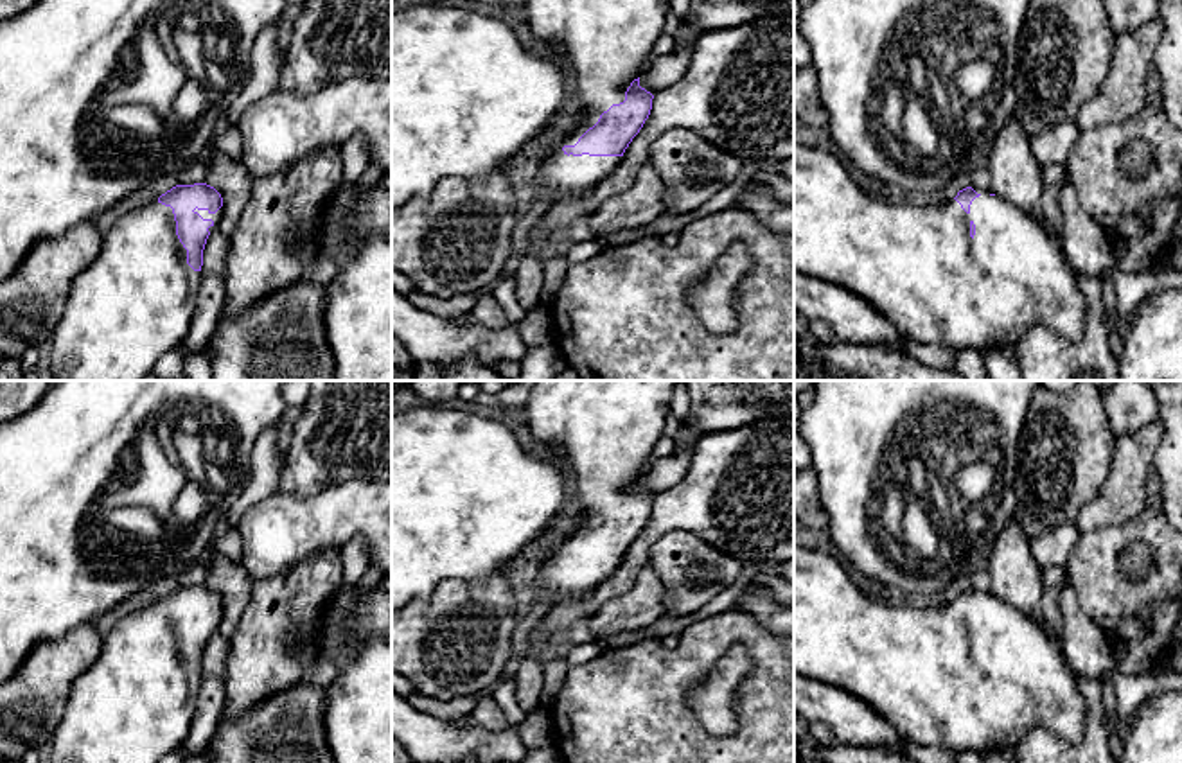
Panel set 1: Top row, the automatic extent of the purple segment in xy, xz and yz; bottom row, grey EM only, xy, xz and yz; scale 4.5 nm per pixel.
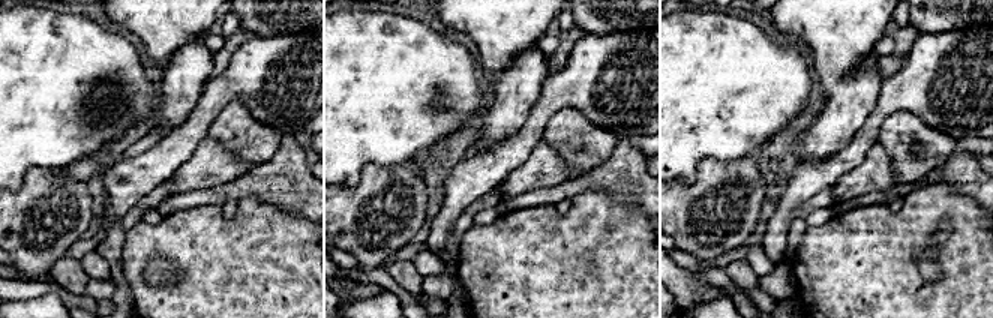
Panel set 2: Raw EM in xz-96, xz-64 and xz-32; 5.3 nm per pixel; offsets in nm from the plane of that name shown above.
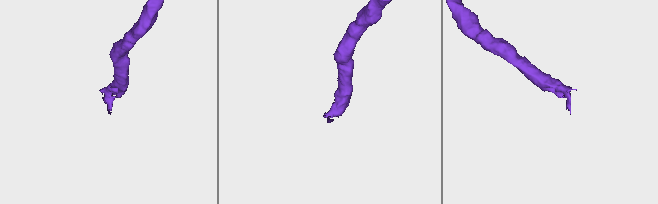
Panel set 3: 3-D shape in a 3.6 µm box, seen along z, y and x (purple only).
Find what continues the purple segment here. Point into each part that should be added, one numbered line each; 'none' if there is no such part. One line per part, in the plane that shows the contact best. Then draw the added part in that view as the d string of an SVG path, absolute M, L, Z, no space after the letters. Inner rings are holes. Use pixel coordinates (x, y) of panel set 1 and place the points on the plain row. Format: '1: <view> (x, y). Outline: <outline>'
1: xz (602, 433). Outline: M537 381L523 408L534 449L550 452L564 469L569 504L578 510L571 535L555 548L539 569L550 594L544 610L566 598L582 598L609 580L622 558L573 558L562 553L575 548L652 465L652 449L663 436L670 400L677 381Z

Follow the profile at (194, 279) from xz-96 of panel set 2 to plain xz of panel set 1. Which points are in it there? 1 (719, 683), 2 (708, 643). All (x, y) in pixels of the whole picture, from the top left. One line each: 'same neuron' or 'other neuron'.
1: other neuron
2: same neuron

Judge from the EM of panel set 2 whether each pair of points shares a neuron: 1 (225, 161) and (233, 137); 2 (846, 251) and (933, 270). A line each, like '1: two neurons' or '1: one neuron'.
1: two neurons
2: two neurons

